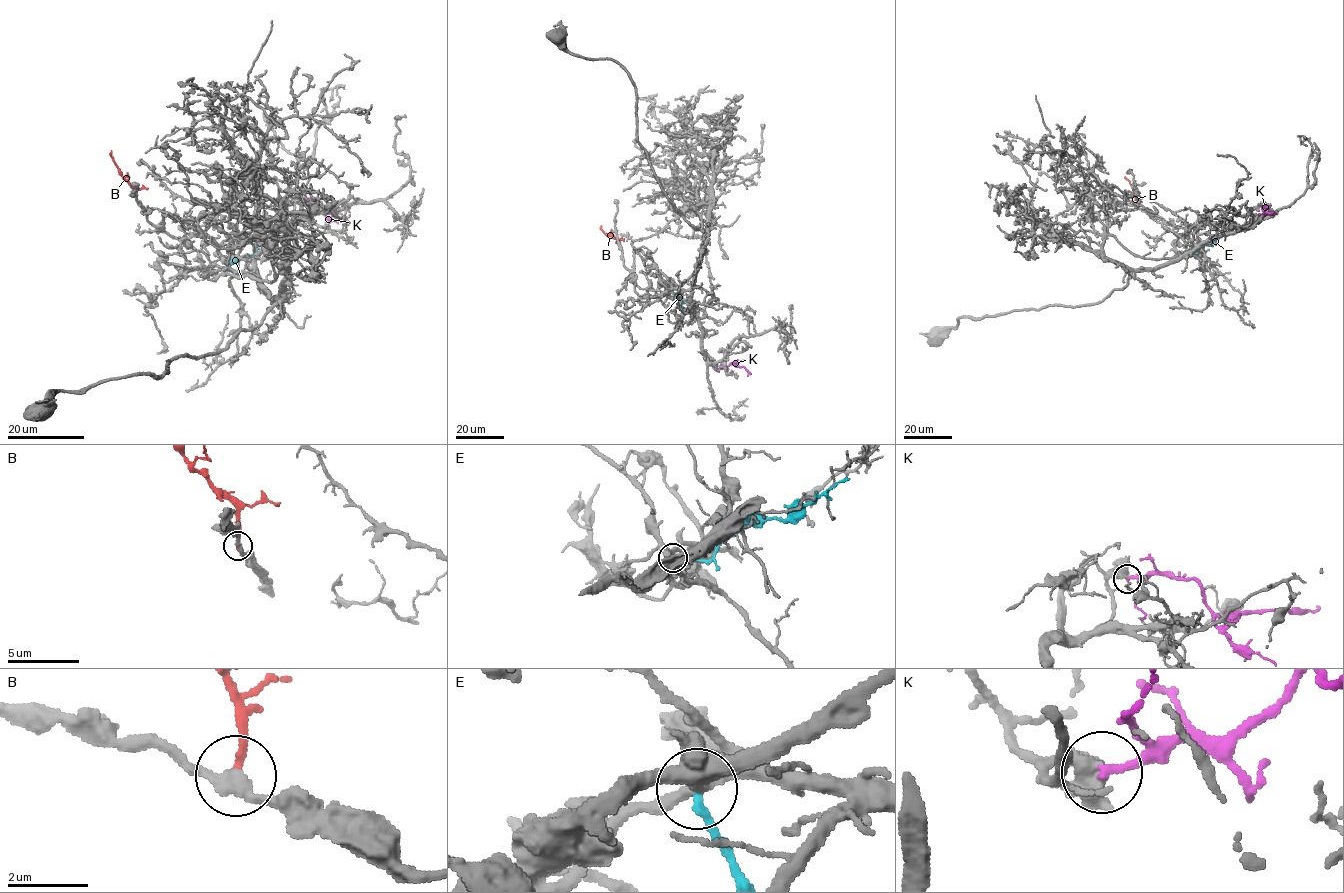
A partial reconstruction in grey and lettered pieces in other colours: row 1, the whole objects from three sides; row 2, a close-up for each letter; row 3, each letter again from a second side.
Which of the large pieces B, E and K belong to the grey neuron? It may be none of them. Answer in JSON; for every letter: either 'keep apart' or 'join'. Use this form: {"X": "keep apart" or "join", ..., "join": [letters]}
{"B": "keep apart", "E": "keep apart", "K": "join", "join": ["K"]}

